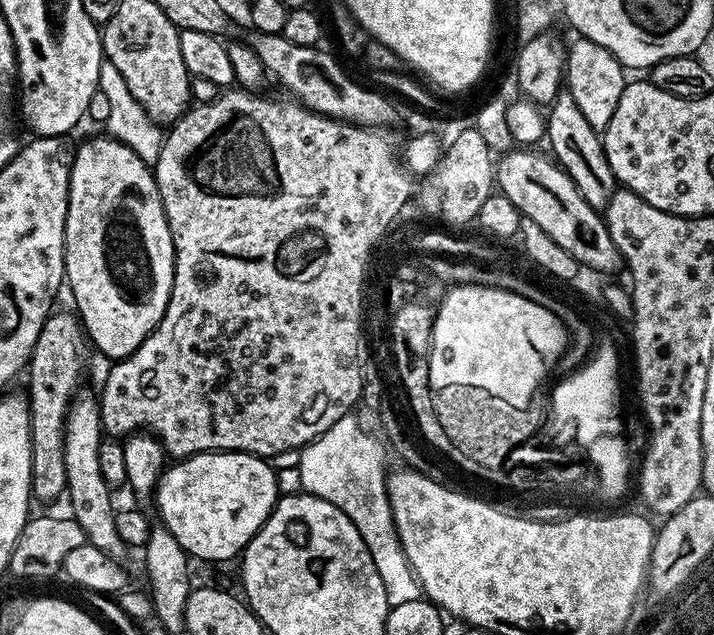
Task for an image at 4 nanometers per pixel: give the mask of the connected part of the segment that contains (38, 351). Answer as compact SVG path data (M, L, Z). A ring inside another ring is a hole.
M53 311L38 334L32 361L26 369L28 392L26 399L30 410L30 450L32 461L32 500L56 500L65 495L66 462L64 461L64 423L68 408L77 395L76 387L84 376L84 355L90 352L86 343L84 325L75 311Z

